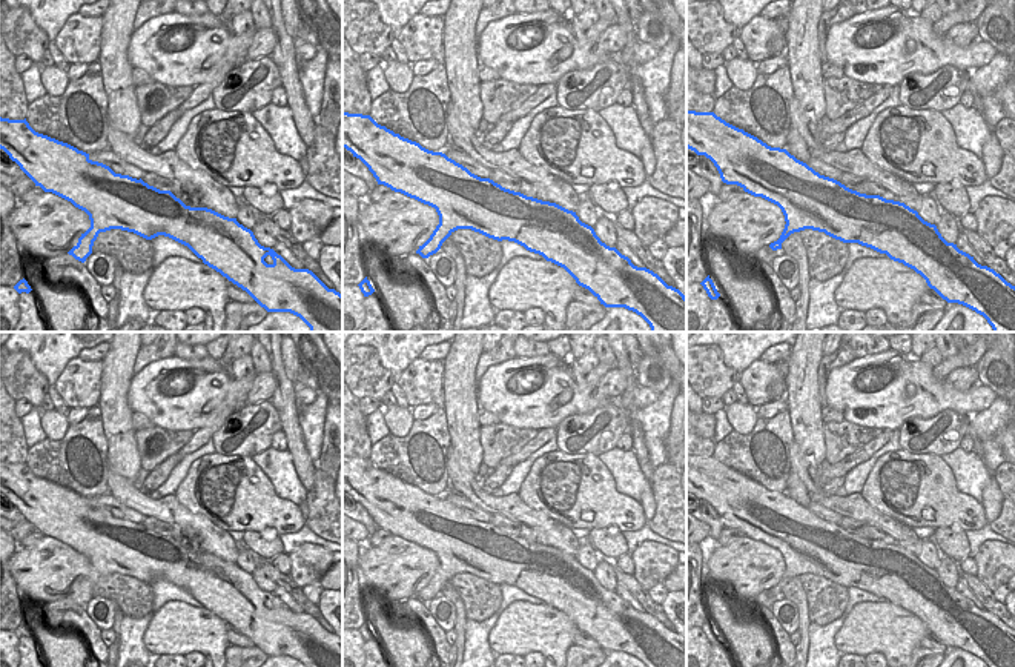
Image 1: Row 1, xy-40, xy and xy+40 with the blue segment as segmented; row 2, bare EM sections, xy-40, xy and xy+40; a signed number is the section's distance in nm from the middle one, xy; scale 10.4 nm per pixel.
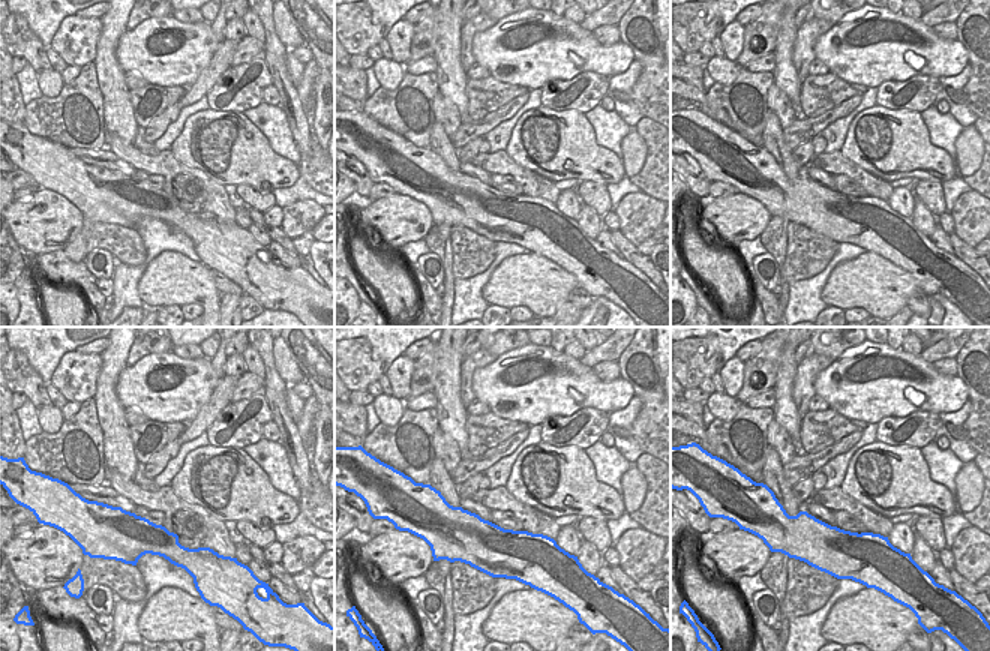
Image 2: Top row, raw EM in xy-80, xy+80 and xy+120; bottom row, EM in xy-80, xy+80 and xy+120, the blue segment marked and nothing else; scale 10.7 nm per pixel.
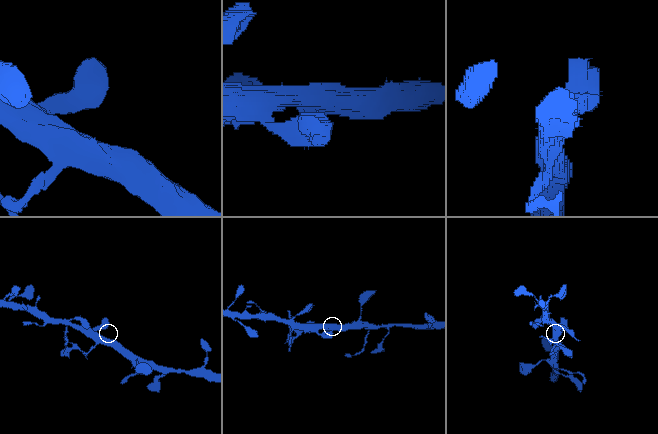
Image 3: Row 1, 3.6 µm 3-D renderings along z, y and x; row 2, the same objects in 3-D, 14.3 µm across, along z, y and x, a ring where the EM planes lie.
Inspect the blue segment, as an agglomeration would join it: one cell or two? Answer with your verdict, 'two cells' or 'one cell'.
two cells

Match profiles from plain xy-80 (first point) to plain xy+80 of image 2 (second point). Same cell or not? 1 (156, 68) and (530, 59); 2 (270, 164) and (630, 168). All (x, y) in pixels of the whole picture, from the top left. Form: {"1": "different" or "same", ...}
{"1": "same", "2": "different"}

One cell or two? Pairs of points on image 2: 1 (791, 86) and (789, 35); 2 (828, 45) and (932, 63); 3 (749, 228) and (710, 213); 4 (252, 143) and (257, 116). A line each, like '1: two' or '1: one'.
1: one
2: one
3: one
4: two

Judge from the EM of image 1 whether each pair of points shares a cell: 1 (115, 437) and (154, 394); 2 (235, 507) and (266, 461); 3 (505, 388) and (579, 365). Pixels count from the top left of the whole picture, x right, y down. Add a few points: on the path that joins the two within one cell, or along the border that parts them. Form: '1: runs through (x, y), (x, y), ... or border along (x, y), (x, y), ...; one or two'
1: border along (132, 375), (128, 392), (128, 406), (132, 412); two
2: border along (251, 458), (269, 480), (274, 491), (283, 498); two
3: border along (571, 360), (571, 366), (584, 375); two

